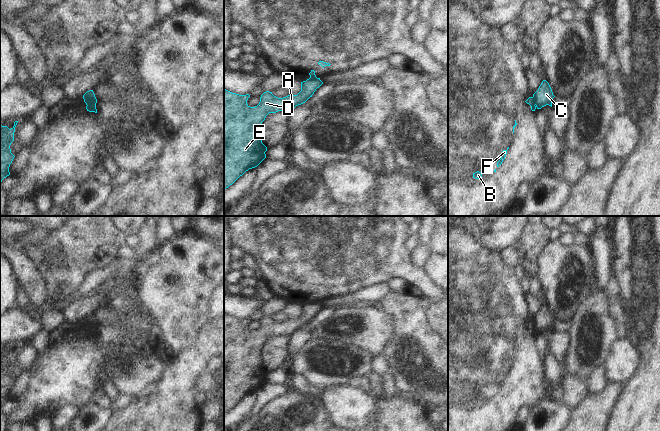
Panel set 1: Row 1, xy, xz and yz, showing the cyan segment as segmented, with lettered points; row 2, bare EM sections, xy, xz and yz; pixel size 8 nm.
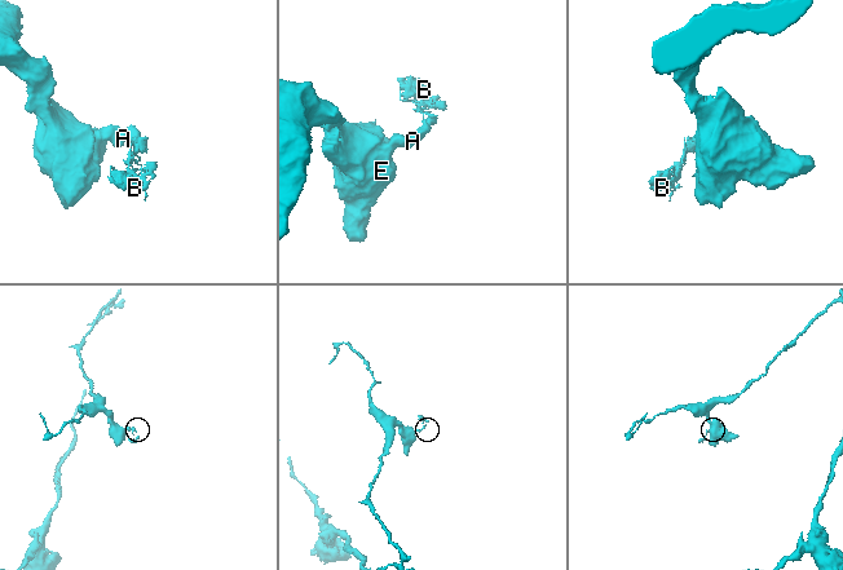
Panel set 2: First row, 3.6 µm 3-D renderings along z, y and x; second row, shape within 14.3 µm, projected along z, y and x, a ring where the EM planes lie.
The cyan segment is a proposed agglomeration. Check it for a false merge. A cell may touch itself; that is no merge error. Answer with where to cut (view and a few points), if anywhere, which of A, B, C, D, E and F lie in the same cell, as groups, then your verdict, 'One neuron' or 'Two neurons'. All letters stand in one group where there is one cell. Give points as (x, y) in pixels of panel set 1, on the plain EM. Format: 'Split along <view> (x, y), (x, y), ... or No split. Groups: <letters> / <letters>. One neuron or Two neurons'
Split along xy (95, 326), (87, 330). Groups: A C D E / B F. Two neurons.

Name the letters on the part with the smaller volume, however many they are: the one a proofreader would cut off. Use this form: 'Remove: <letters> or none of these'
Remove: B, F.

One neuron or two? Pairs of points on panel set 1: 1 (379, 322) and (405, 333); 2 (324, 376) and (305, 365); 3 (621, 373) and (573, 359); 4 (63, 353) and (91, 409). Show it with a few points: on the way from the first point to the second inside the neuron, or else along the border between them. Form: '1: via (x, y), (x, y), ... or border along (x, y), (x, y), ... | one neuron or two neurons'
1: border along (380, 308), (392, 320), (392, 334), (383, 349) | two neurons
2: via (319, 373), (310, 369) | one neuron
3: border along (614, 342), (603, 363) | two neurons
4: border along (88, 402), (79, 409) | two neurons

